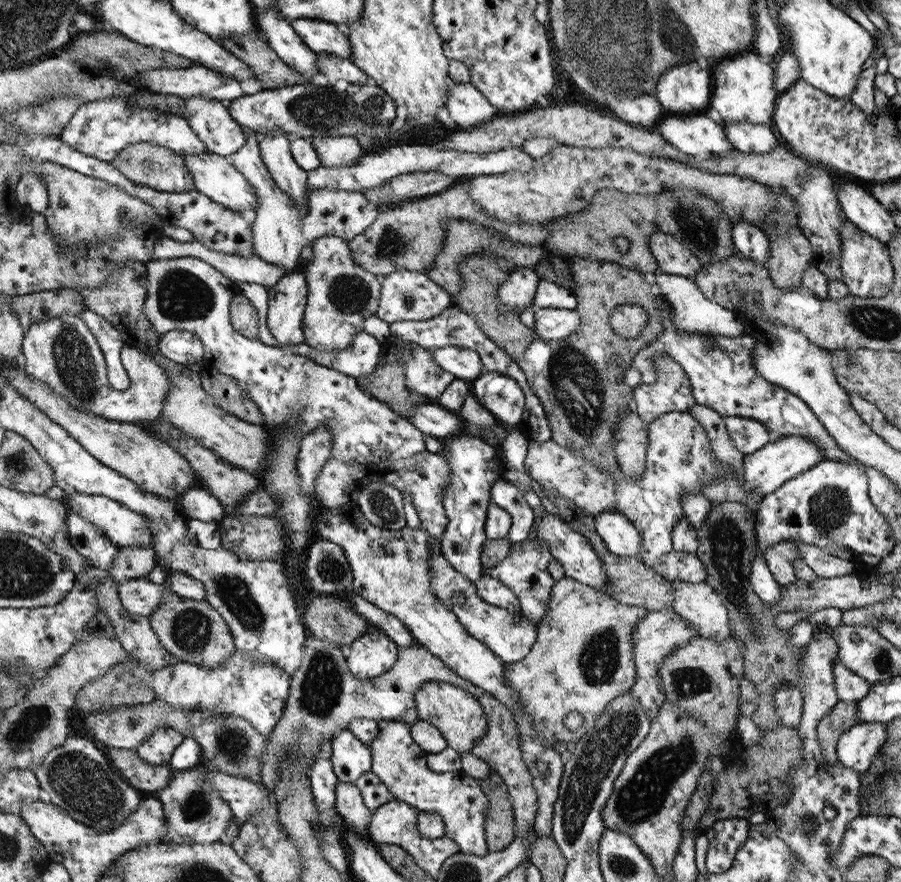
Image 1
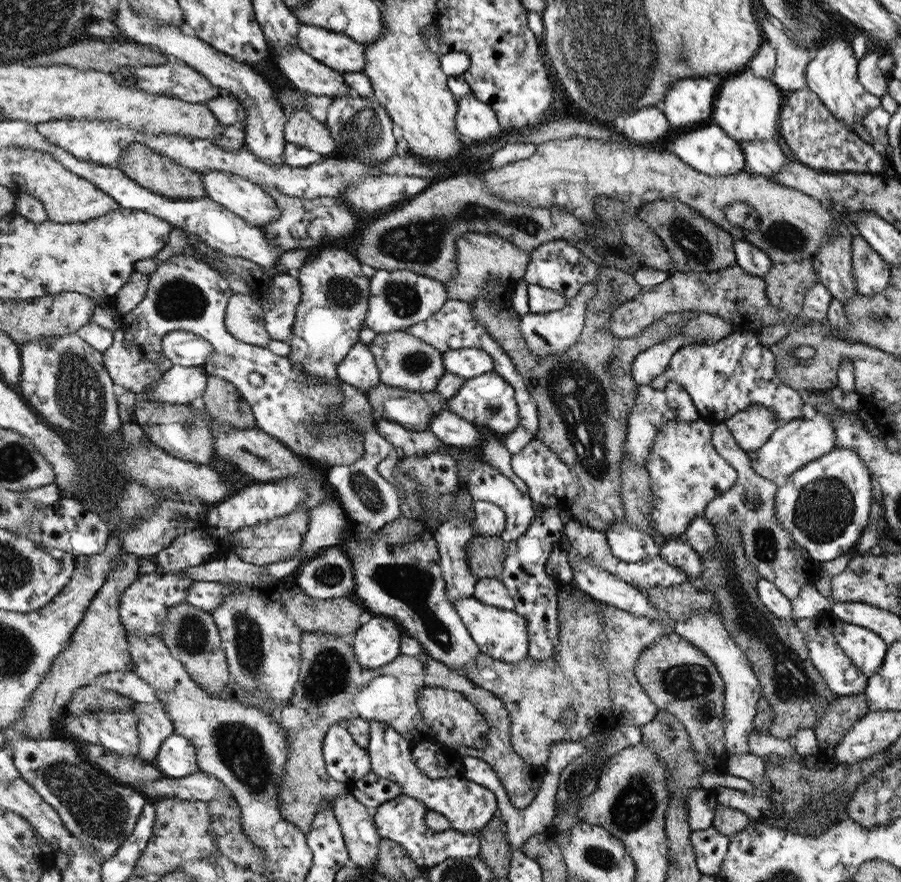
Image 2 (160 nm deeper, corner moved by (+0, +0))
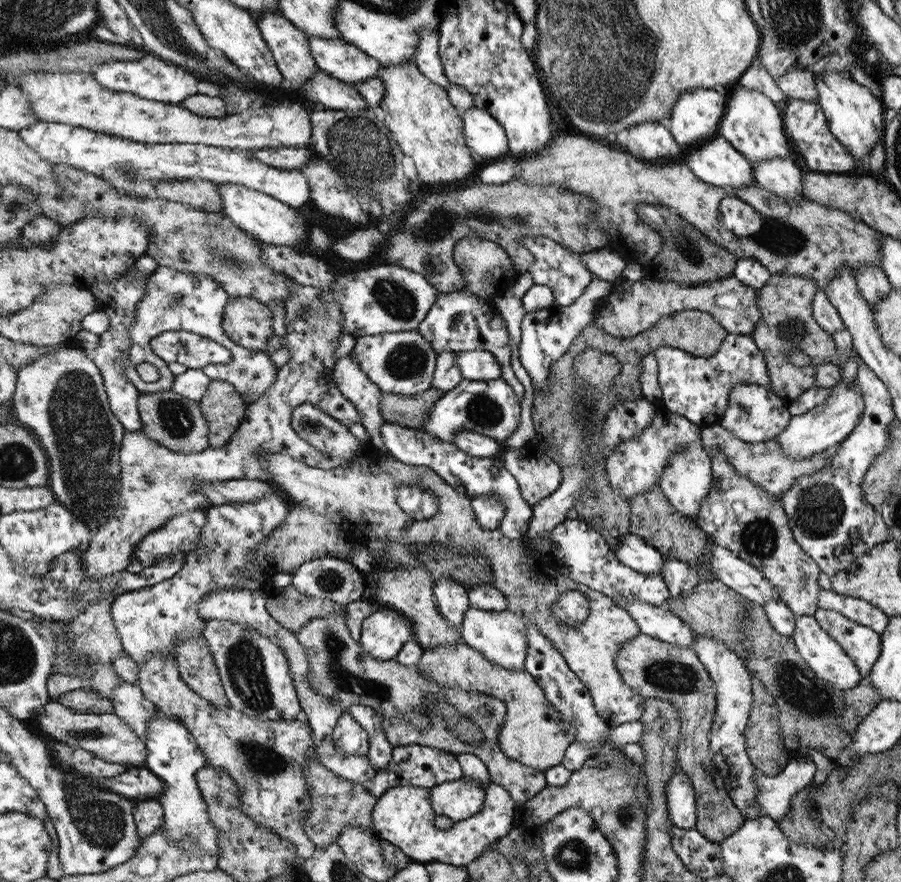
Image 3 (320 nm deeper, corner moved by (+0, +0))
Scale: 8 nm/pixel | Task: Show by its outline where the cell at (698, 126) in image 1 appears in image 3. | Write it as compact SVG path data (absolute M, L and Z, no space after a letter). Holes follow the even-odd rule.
M726 137L702 143L686 156L686 164L696 177L718 188L743 189L755 183L754 166Z

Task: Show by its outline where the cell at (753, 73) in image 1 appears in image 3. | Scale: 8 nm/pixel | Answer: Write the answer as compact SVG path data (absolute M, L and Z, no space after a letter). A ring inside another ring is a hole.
M743 86L732 92L730 96L727 114L720 124L720 136L726 137L753 166L760 161L778 159L778 157L790 159L790 146L784 136L785 125L782 124L782 116L780 116L782 110L776 108L774 101L764 92Z

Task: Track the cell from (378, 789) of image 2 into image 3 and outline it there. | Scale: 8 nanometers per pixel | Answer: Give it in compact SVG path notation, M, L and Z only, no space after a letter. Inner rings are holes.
M408 745L396 748L396 760L392 760L387 769L377 770L375 777L367 780L362 786L366 787L376 798L385 790L400 785L423 786L431 789L433 786L441 785L446 781L462 778L464 771L457 761L457 755L448 751L428 746Z

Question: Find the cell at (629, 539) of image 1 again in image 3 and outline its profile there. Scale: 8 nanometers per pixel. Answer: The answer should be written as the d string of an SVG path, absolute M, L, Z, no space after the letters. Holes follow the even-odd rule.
M630 532L621 538L616 554L625 565L644 574L661 573L666 563L659 549L648 544L642 536Z

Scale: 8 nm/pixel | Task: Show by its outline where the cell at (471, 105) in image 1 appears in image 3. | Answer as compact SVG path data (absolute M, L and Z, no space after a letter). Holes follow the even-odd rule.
M474 106L461 116L464 137L483 162L490 164L508 157L510 142L507 140L506 130L492 114Z

